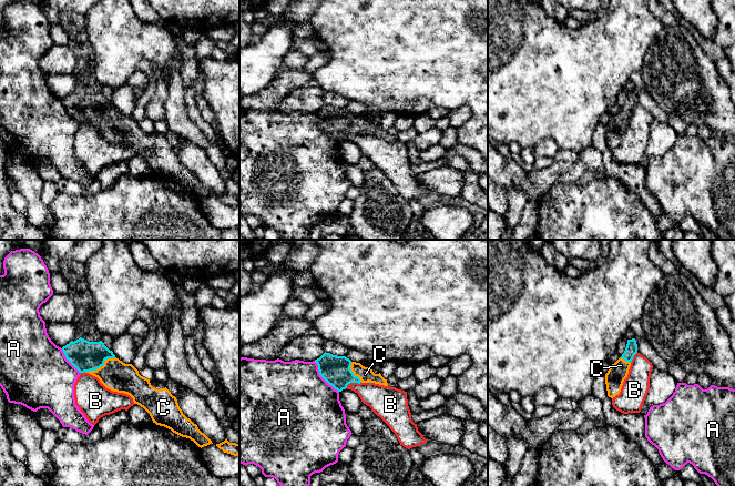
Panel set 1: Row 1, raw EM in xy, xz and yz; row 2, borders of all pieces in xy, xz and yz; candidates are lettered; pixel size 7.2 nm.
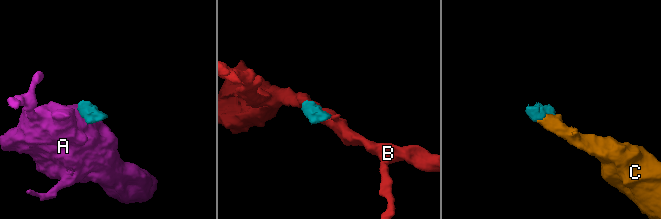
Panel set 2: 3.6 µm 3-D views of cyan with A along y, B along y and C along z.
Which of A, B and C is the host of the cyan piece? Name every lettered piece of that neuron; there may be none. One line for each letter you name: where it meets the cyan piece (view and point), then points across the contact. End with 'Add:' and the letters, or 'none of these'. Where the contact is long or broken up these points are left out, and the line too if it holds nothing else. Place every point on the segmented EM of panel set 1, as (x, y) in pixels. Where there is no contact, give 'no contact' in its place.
C: meets cyan in xy at (101, 365); runs through xy (84, 355), (93, 357), (101, 365), (115, 375)
Add: C

